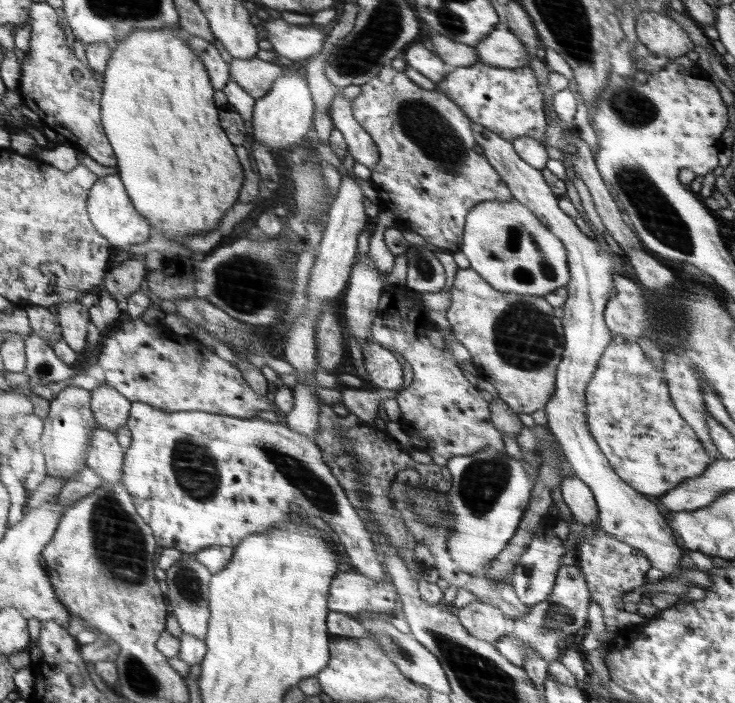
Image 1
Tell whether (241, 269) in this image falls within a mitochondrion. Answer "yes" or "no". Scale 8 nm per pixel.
yes

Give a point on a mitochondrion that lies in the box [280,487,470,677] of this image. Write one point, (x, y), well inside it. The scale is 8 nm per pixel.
(397, 648)

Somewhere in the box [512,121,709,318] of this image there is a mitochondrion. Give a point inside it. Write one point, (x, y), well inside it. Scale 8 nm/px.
(655, 213)

